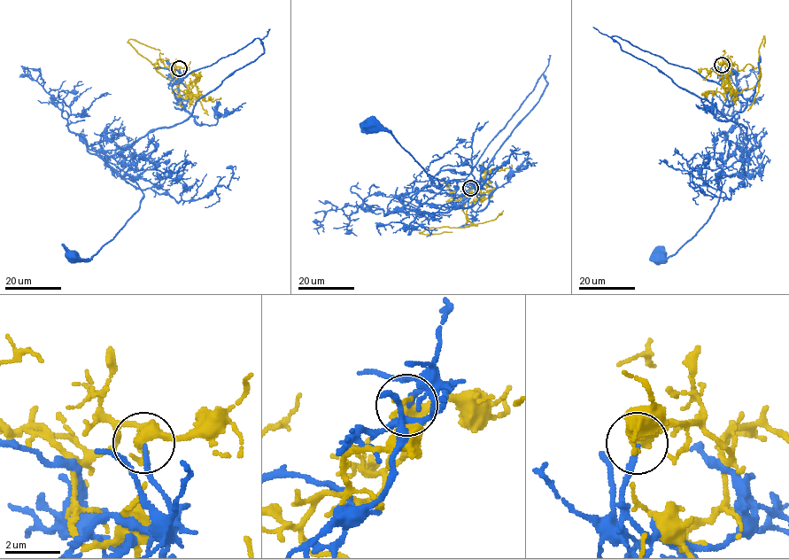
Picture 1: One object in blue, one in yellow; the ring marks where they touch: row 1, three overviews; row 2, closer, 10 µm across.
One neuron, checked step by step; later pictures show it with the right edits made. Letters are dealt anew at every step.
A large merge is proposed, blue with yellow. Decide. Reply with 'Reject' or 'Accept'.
Reject

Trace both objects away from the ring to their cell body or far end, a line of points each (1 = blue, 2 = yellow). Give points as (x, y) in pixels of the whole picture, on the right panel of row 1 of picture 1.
1: (722, 65), (709, 81), (612, 37), (746, 129), (710, 217), (659, 257)
2: (722, 65), (749, 64), (760, 80), (735, 94), (701, 93)

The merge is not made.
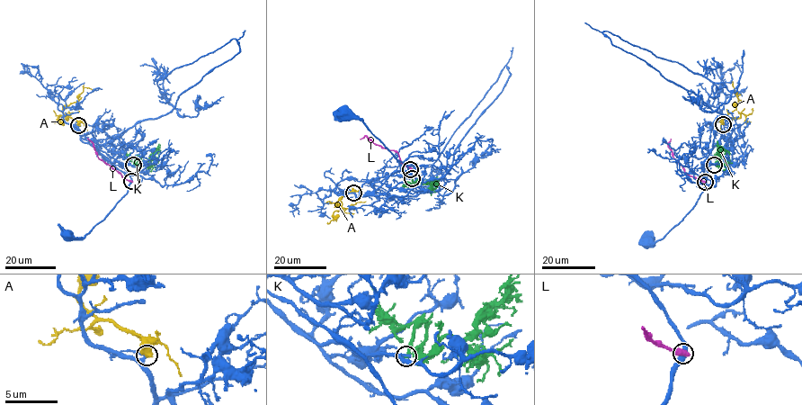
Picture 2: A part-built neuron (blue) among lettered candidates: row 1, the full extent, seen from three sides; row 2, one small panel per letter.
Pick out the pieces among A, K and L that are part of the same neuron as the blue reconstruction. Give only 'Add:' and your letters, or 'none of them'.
Add: A

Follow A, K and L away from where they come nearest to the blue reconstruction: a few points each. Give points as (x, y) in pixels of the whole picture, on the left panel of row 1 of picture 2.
A: (79, 125), (62, 110), (76, 102), (84, 87), (92, 89)
K: (133, 165), (135, 158), (138, 165), (142, 160), (147, 161), (156, 151), (149, 157)
L: (131, 181), (101, 159), (87, 138)

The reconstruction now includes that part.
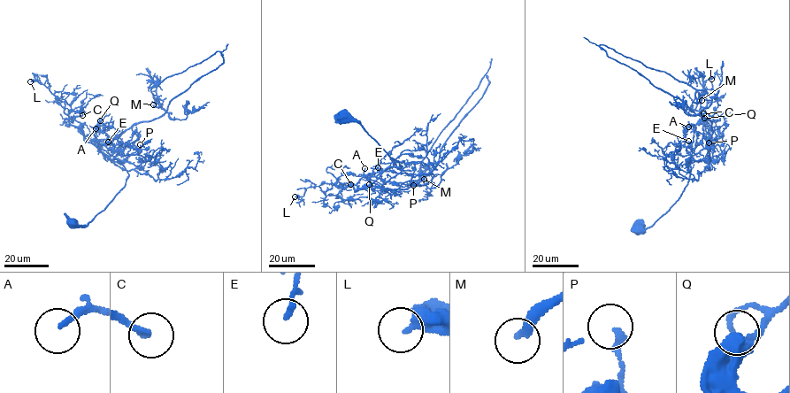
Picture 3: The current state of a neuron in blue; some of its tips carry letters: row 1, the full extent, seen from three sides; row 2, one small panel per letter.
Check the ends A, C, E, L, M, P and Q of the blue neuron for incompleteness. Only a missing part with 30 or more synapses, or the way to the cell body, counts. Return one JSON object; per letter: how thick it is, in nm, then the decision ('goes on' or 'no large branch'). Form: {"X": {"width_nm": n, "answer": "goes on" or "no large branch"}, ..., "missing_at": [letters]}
{"A": {"width_nm": 190, "answer": "goes on"}, "C": {"width_nm": 240, "answer": "goes on"}, "E": {"width_nm": 170, "answer": "no large branch"}, "L": {"width_nm": 440, "answer": "no large branch"}, "M": {"width_nm": 240, "answer": "goes on"}, "P": {"width_nm": 220, "answer": "no large branch"}, "Q": {"width_nm": 140, "answer": "no large branch"}, "missing_at": ["A", "C", "M"]}

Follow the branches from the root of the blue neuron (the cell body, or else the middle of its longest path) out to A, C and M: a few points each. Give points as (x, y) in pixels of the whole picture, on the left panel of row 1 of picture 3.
A: (72, 222), (79, 226), (89, 222), (125, 186), (128, 175), (113, 156), (85, 140), (95, 128)
C: (72, 222), (89, 222), (125, 186), (128, 175), (118, 160), (88, 142), (83, 132), (70, 123), (82, 115)
M: (72, 222), (86, 226), (126, 182), (100, 145), (159, 118), (222, 55), (154, 86), (163, 102), (153, 104)

